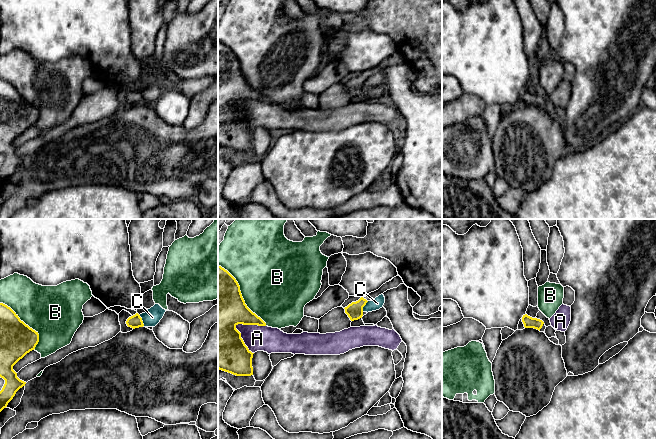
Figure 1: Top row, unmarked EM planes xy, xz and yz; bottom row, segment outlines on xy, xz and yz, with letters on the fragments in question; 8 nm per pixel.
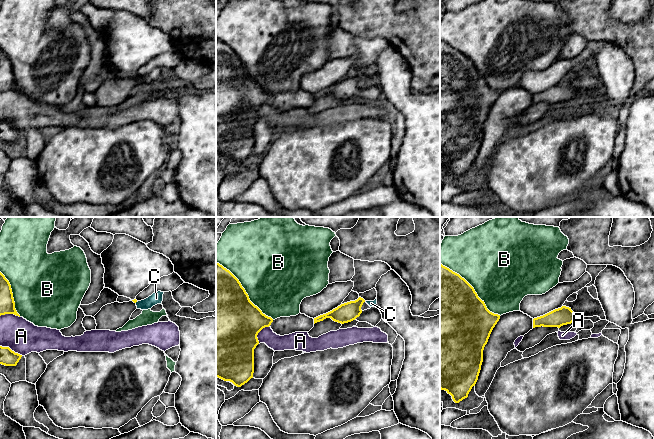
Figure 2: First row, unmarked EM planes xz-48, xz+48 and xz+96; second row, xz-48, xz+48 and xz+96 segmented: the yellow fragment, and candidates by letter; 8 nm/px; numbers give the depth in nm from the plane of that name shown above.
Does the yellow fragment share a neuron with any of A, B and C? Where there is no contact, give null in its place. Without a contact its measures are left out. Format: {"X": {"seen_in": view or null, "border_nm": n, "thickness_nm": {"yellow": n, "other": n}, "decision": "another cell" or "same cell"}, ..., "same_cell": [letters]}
{"A": {"seen_in": "xz", "border_nm": 280, "thickness_nm": {"yellow": 380, "other": 200}, "decision": "another cell"}, "B": {"seen_in": "xz", "border_nm": 650, "thickness_nm": {"yellow": 420, "other": 500}, "decision": "another cell"}, "C": {"seen_in": "xy", "border_nm": 100, "thickness_nm": {"yellow": 110, "other": 140}, "decision": "another cell"}, "same_cell": []}

